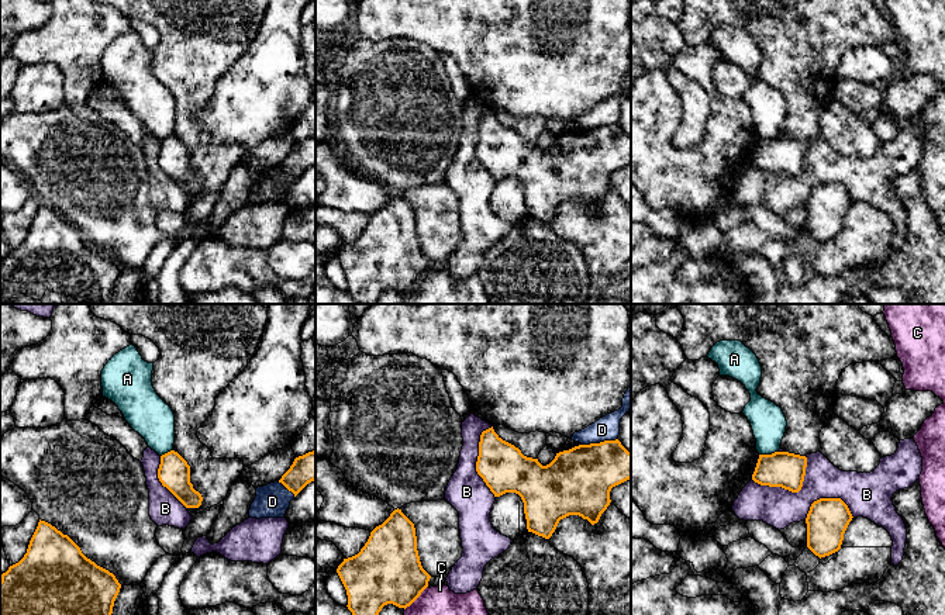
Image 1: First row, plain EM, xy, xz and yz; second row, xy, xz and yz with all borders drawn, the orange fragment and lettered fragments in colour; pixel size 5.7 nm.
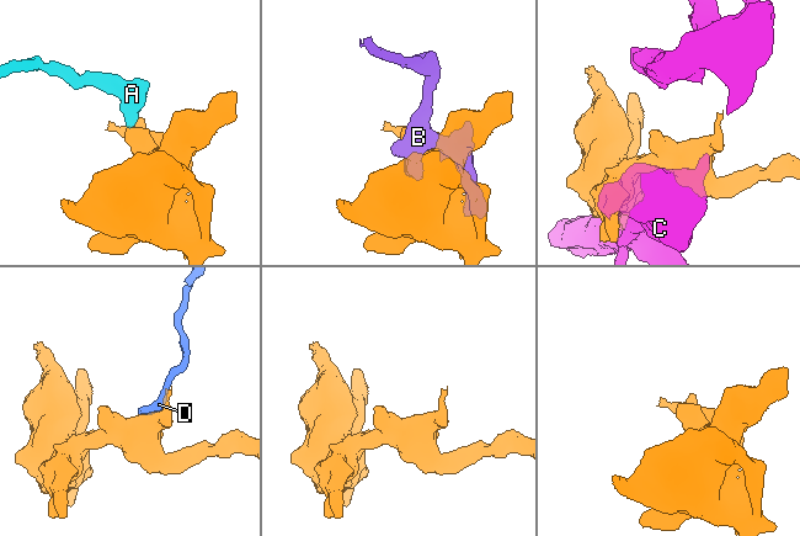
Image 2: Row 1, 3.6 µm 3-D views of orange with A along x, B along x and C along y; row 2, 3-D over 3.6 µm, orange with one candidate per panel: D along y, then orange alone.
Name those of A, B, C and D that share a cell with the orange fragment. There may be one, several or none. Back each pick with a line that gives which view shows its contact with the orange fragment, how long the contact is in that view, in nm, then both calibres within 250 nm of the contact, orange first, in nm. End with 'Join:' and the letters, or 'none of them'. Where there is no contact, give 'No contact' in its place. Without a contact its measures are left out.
Join: none of them

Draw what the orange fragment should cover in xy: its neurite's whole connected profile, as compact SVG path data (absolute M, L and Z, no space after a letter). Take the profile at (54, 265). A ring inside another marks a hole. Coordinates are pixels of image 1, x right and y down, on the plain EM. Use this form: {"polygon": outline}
{"polygon": "M41 205L24 242L0 265L0 304L111 304L121 269L113 258L87 243L80 232Z"}

